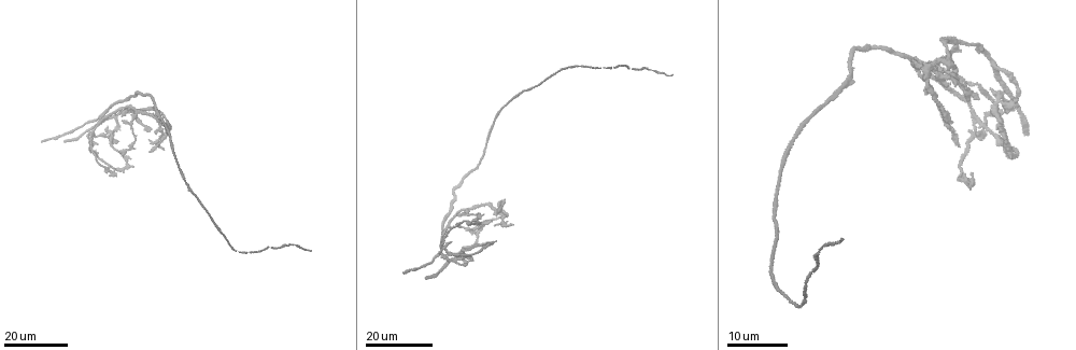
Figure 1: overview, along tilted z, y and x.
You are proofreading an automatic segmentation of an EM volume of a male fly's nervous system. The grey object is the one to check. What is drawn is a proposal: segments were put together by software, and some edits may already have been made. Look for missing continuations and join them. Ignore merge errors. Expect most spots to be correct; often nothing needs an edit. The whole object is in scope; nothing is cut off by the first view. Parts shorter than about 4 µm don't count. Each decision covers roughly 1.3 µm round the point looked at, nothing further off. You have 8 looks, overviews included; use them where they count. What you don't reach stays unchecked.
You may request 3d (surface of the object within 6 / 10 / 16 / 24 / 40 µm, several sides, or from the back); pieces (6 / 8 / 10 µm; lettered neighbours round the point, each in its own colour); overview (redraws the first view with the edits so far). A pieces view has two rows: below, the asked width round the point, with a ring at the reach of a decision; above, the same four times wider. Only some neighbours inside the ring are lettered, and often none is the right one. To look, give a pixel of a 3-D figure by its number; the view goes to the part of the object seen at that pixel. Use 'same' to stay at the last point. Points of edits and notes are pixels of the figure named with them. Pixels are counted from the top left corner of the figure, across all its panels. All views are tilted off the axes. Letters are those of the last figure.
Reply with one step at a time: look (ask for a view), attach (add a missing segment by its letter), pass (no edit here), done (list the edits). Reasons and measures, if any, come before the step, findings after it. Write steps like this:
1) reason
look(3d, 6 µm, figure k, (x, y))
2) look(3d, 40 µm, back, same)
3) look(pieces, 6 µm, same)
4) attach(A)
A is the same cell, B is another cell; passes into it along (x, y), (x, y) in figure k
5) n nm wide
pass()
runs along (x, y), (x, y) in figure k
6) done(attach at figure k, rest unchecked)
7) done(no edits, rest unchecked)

branch stops here
look(3d, 16 µm, figure 1, (974, 183))

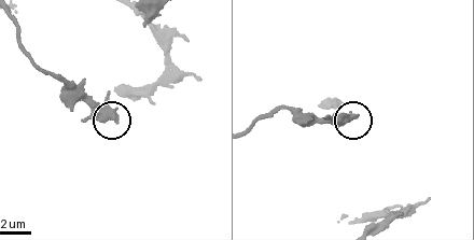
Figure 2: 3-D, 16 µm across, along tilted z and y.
what lies round it
look(pieces, 10 µm, figure 2, (114, 121))

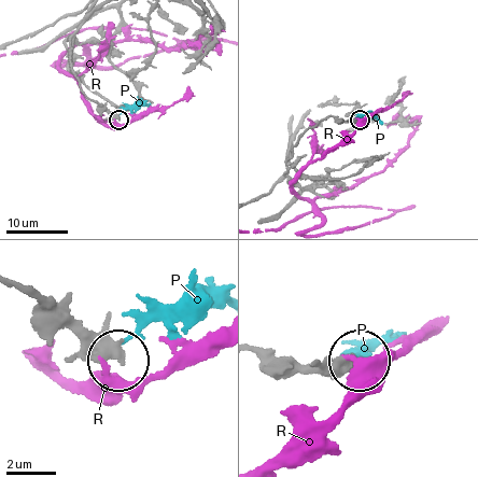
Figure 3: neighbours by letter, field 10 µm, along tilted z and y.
250 nm wide
pass()
P and R are other cells; runs along (16, 284), (83, 321), (115, 356) in figure 3; no lettered segment goes on from it

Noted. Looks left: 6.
end of a long branch
look(3d, 16 µm, figure 1, (951, 122))

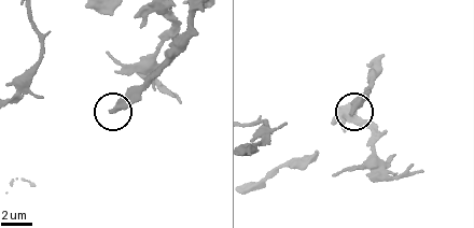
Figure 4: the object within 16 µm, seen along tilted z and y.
what lies round it
look(pieces, 8 µm, figure 4, (352, 111))

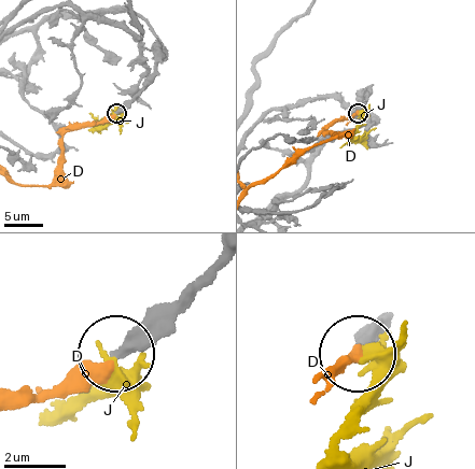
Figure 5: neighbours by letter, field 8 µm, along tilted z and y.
pass()
D and J are other cells; none of them fits

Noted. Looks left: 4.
end of a long branch
look(3d, 16 µm, figure 1, (41, 143))

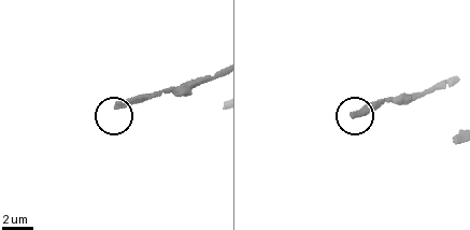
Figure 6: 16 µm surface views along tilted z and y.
look(3d, 6 µm, figure 6, (355, 114))

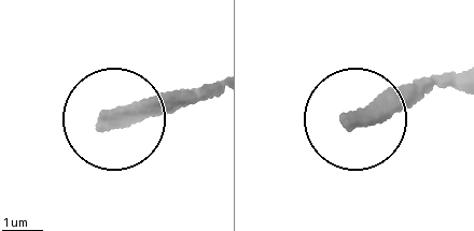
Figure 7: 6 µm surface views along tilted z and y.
what lies round it
look(pieces, 6 µm, figure 7, (352, 123))

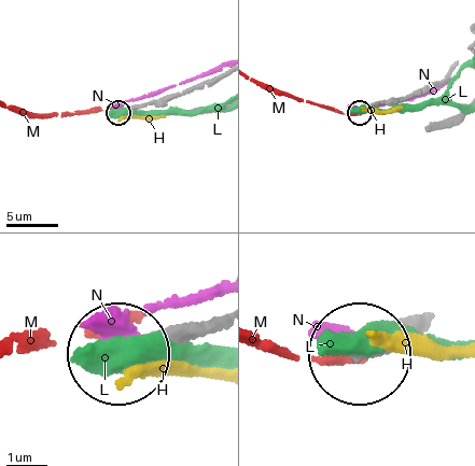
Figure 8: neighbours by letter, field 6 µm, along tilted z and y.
pass()
H, L, M and N are other cells; runs along (220, 74), (120, 112) in figure 8; none of them fits

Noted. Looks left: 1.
done(no edits, rest unchecked)

